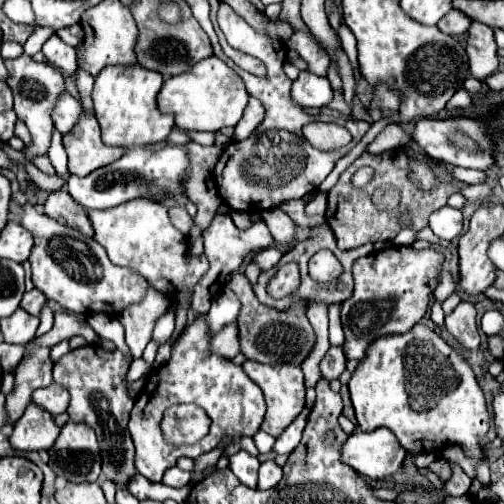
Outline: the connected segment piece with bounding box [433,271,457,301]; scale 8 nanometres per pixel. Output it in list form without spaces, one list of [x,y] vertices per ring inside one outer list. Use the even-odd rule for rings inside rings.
[[[443,271],[443,275],[441,275],[441,283],[439,283],[439,287],[435,289],[433,297],[435,297],[437,301],[445,301],[455,289],[457,289],[457,285],[455,285],[453,277],[451,277],[447,271]]]

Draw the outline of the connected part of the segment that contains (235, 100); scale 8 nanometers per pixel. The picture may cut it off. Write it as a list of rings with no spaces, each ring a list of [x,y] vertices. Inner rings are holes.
[[[211,55],[195,63],[189,71],[165,79],[157,95],[157,105],[161,113],[173,113],[175,125],[183,131],[219,131],[221,127],[235,127],[239,123],[247,99],[243,79],[219,57]]]

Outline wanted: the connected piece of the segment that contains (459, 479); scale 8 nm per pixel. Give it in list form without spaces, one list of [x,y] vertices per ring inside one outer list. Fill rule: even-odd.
[[[451,461],[451,467],[453,467],[453,475],[451,475],[451,479],[447,481],[447,491],[449,491],[449,495],[453,495],[453,497],[461,497],[461,495],[465,495],[465,493],[469,491],[471,479],[465,475],[465,471],[463,471],[457,463]]]

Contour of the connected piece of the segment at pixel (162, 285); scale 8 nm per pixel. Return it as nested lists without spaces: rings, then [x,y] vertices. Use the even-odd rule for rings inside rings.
[[[135,199],[103,211],[89,209],[87,215],[95,231],[95,241],[105,247],[109,259],[115,265],[127,267],[133,273],[145,277],[153,289],[171,299],[173,317],[159,319],[157,327],[153,329],[153,337],[159,343],[169,341],[175,329],[177,311],[185,305],[185,291],[193,291],[195,283],[207,273],[209,261],[205,259],[205,255],[195,257],[189,253],[189,241],[181,237],[181,233],[171,225],[165,207],[151,199]]]

